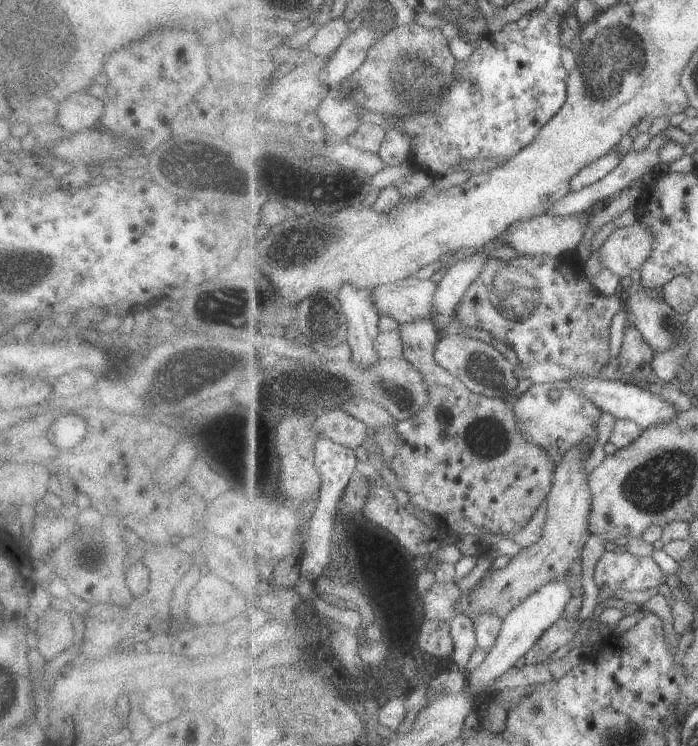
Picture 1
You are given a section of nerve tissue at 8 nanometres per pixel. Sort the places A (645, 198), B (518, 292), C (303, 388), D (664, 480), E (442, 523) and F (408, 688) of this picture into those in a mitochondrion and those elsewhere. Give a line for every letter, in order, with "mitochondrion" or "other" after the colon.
A: other
B: mitochondrion
C: mitochondrion
D: mitochondrion
E: other
F: other

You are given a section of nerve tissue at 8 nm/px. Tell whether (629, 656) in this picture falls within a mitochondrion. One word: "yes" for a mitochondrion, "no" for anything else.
no

